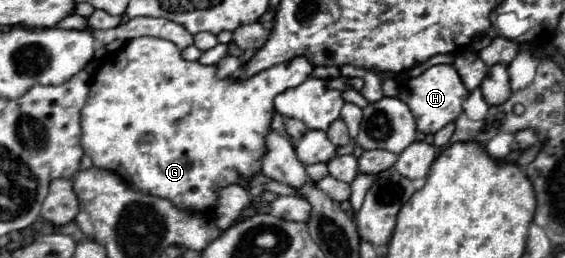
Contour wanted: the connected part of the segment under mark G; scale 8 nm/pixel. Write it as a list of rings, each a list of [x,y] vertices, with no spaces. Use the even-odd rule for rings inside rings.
[[[141,36],[137,40],[129,40],[121,50],[115,52],[115,56],[107,54],[99,62],[99,68],[97,68],[93,82],[91,82],[91,88],[89,88],[87,102],[81,108],[81,132],[83,132],[81,146],[83,146],[85,154],[93,160],[93,166],[115,172],[131,188],[137,188],[139,192],[153,194],[159,198],[167,198],[181,210],[189,210],[189,212],[197,212],[197,214],[211,214],[215,210],[215,204],[217,204],[217,188],[225,188],[231,184],[239,184],[243,188],[249,188],[251,180],[257,174],[261,174],[261,156],[265,154],[265,136],[269,134],[269,120],[273,120],[273,112],[275,112],[273,98],[277,94],[305,82],[311,76],[311,72],[313,72],[313,64],[307,58],[295,58],[291,62],[267,68],[265,72],[257,72],[257,76],[251,76],[249,80],[237,80],[233,76],[219,80],[217,66],[203,66],[199,62],[183,60],[181,50],[173,42],[161,40],[161,38],[151,38],[151,36]]]

